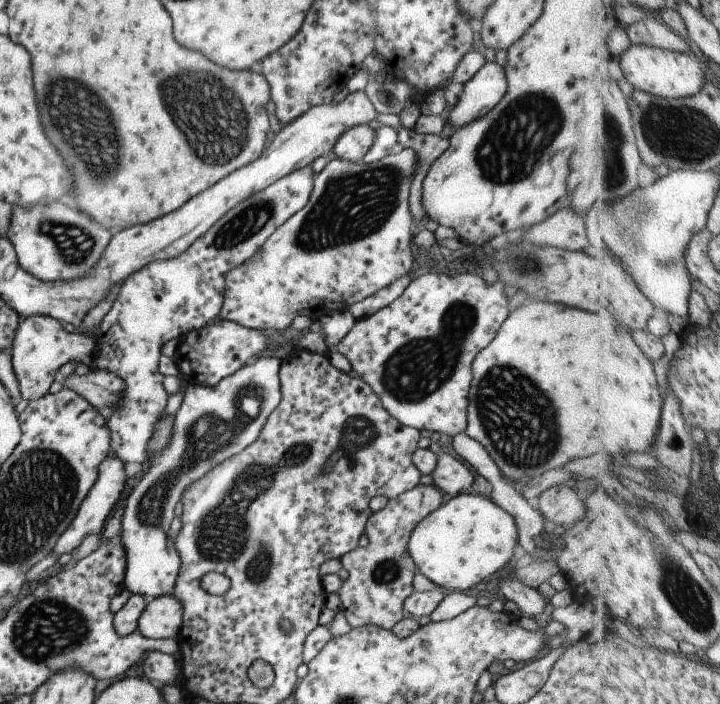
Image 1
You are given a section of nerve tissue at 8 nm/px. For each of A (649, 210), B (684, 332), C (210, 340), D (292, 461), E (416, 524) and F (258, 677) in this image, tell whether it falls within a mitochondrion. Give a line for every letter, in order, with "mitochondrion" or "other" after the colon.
A: mitochondrion
B: other
C: other
D: mitochondrion
E: other
F: other

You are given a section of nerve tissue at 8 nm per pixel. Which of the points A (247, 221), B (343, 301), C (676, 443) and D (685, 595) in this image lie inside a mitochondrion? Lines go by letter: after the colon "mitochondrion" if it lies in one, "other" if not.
A: mitochondrion
B: other
C: other
D: mitochondrion

